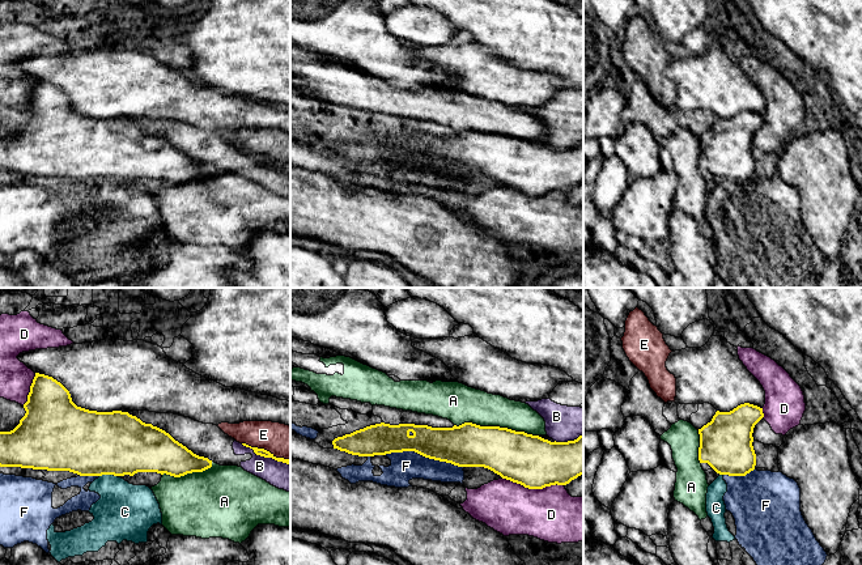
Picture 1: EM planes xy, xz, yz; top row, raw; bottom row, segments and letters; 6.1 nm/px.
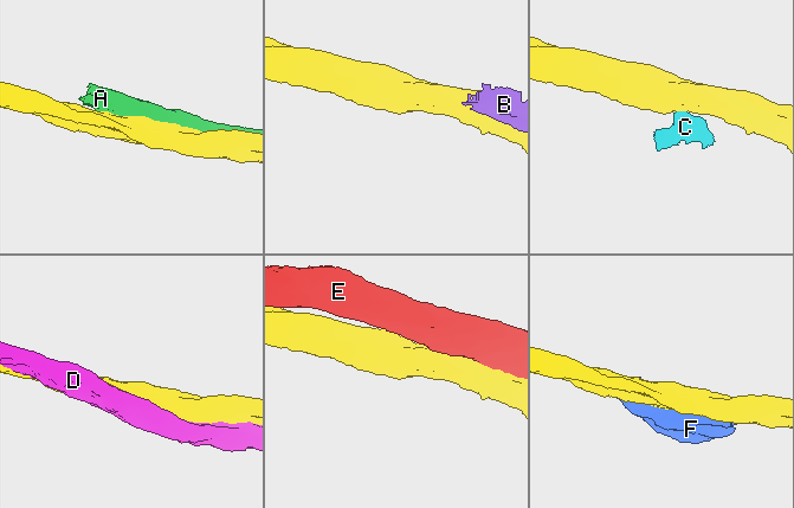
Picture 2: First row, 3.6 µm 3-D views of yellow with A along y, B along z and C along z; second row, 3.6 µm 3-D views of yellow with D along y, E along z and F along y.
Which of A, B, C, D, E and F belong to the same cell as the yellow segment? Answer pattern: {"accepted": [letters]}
{"accepted": []}

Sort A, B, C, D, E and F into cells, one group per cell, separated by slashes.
A / B / C F / D / E

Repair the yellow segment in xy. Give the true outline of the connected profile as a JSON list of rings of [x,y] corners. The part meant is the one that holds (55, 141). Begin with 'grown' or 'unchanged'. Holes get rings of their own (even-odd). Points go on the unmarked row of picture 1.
unchanged; [[[35,80],[26,118],[10,139],[0,139],[0,174],[69,178],[80,183],[133,183],[137,179],[181,184],[203,179],[212,167],[199,163],[165,137],[145,131],[128,119],[97,119],[77,114],[69,98],[52,84]]]

